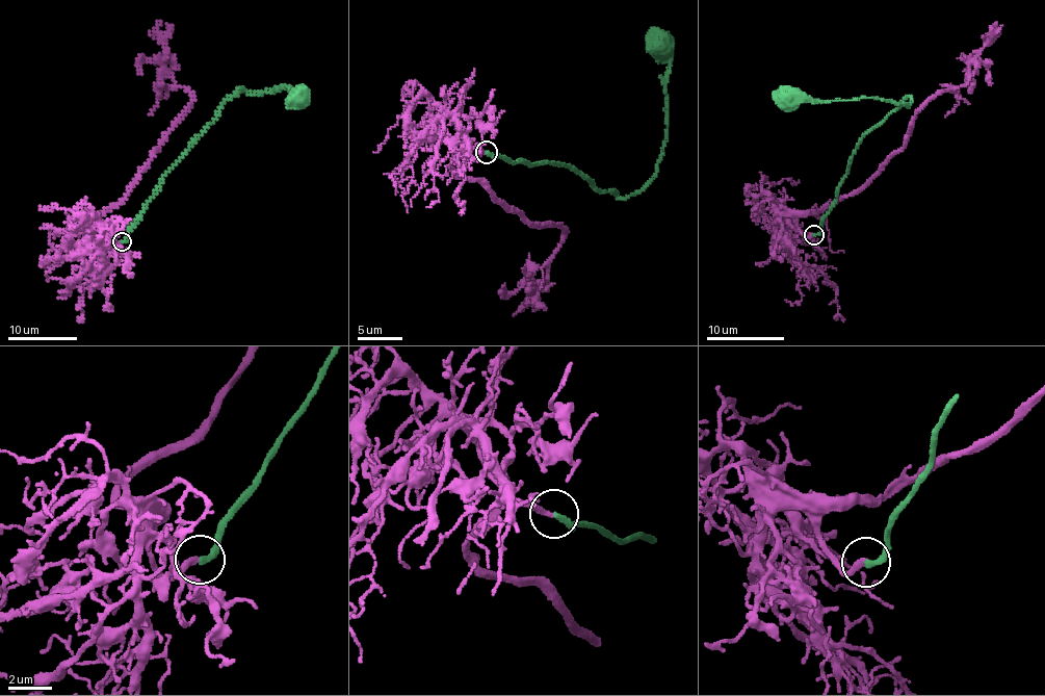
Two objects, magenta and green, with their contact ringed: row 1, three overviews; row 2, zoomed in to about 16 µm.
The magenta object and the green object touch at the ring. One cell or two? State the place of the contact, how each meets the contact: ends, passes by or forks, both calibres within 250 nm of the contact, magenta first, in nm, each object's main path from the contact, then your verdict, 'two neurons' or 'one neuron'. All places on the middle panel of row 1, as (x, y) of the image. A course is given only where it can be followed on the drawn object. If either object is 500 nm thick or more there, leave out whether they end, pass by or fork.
at (487, 152); magenta ends there; green ends there; 260 nm thick on the magenta side, 280 nm on the other; magenta runs (486, 151), (461, 136), (451, 168), (529, 224), (563, 230), (548, 275), (534, 280), (532, 311); green runs (486, 151), (529, 164), (570, 164), (617, 197), (639, 190), (655, 172), (668, 128), (670, 50), (651, 27); one neuron

